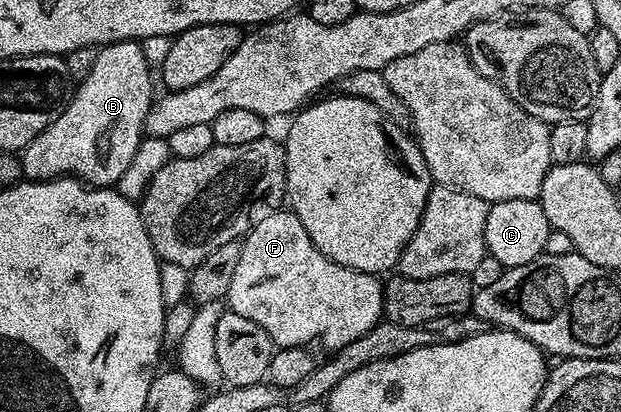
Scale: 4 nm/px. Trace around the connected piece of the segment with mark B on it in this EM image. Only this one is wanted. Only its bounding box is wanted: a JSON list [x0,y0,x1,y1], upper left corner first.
[21,41,156,187]

